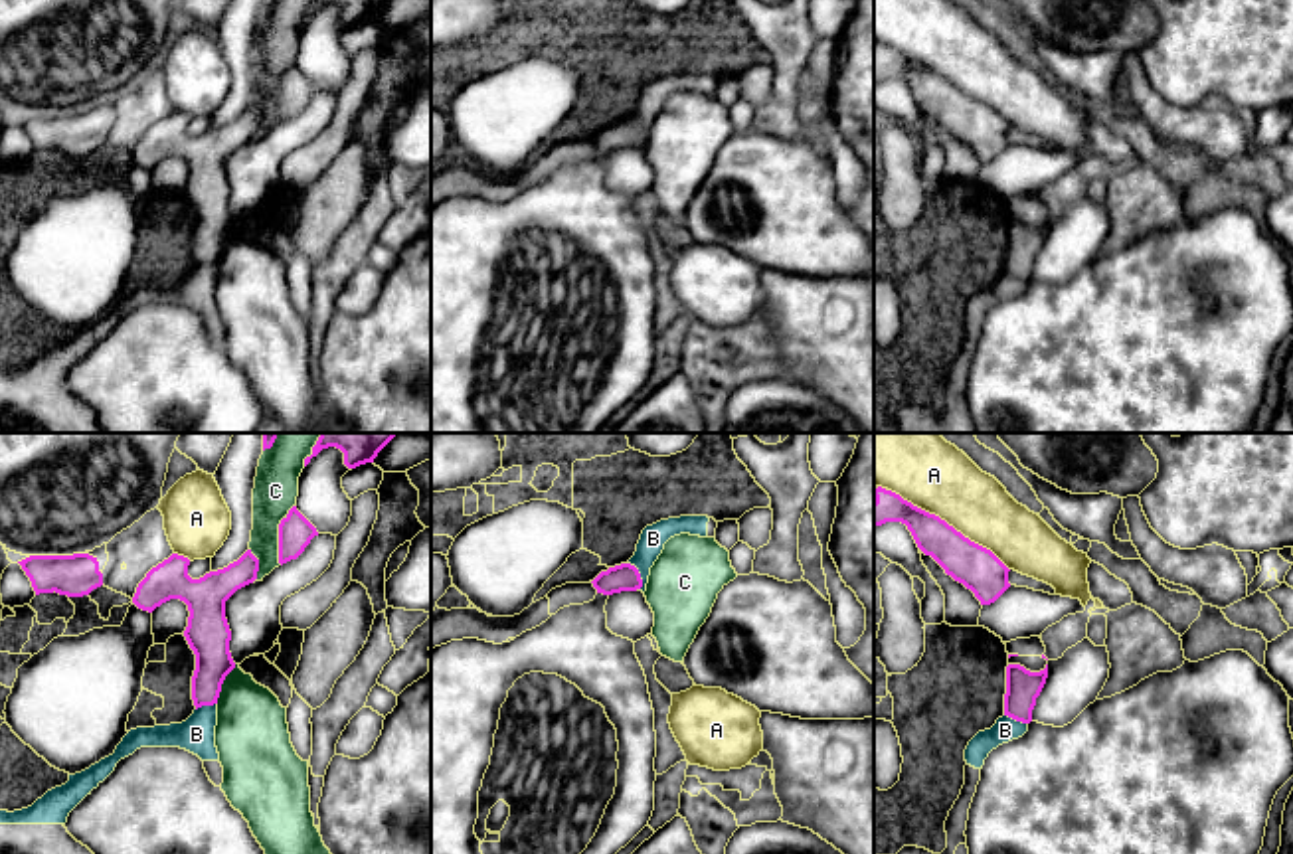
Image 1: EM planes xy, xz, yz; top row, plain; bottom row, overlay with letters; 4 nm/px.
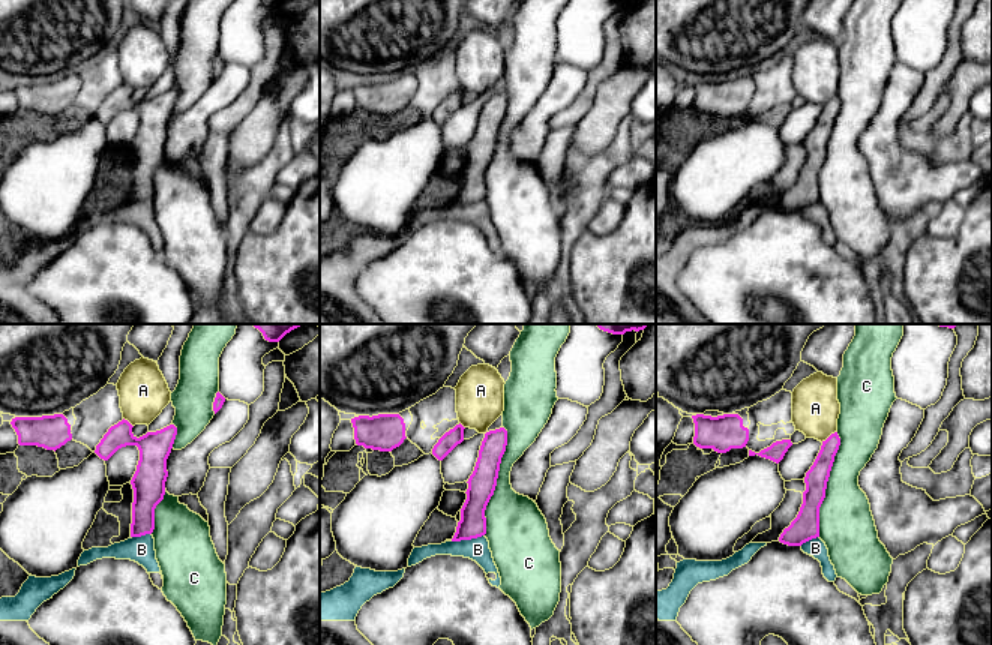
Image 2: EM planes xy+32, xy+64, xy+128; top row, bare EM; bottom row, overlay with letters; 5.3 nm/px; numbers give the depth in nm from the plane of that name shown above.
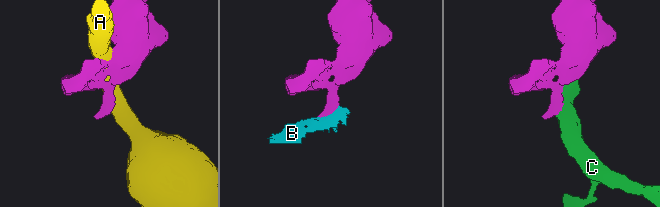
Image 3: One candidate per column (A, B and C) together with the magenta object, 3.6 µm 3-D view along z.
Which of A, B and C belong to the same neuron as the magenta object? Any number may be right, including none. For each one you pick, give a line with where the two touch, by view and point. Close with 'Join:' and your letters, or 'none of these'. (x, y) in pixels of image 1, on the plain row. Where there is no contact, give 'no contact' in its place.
Join: none of these

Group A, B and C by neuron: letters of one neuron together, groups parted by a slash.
A / B / C

